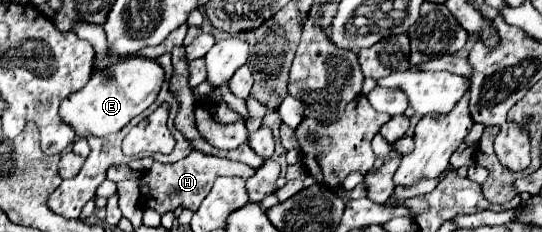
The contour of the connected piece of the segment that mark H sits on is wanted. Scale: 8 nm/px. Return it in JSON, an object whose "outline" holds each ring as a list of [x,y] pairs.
{"outline":[[[193,151],[187,157],[183,157],[181,161],[175,163],[153,163],[153,167],[143,175],[141,183],[139,183],[139,191],[141,191],[141,203],[155,209],[157,213],[167,213],[167,211],[175,211],[179,205],[189,207],[193,211],[197,211],[197,207],[201,205],[201,201],[207,197],[207,193],[211,191],[211,185],[215,181],[215,177],[221,175],[237,175],[243,179],[249,179],[255,173],[253,167],[239,163],[239,161],[231,161],[225,157],[215,157],[215,155],[205,155],[201,151]]]}

